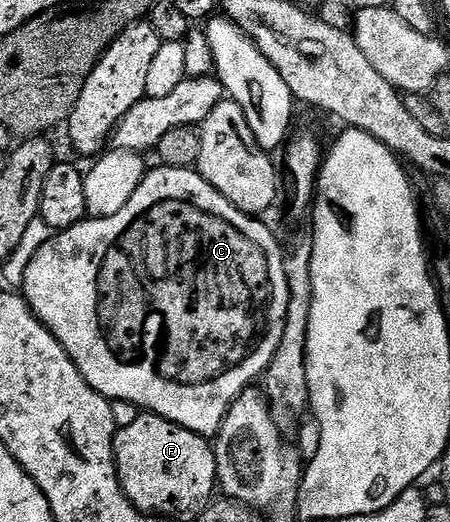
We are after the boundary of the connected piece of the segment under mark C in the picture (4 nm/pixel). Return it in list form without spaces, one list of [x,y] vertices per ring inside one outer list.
[[[160,165],[159,170],[155,168],[148,169],[143,176],[143,182],[137,188],[137,192],[133,192],[133,196],[129,196],[129,204],[125,204],[125,208],[121,208],[121,212],[116,212],[114,216],[105,216],[104,218],[88,217],[86,220],[78,222],[73,228],[58,231],[52,238],[43,245],[41,252],[37,252],[37,256],[33,256],[33,260],[29,263],[29,272],[25,272],[25,280],[23,281],[22,297],[31,308],[32,314],[47,327],[58,342],[63,345],[65,352],[75,362],[75,367],[82,370],[85,380],[95,389],[98,394],[106,394],[111,400],[125,400],[137,404],[144,411],[154,412],[163,418],[168,418],[171,422],[176,422],[178,426],[189,428],[193,432],[204,436],[214,436],[218,434],[221,424],[227,418],[229,408],[233,405],[244,392],[252,389],[256,385],[255,381],[262,379],[267,373],[269,364],[273,360],[273,356],[277,352],[277,344],[281,344],[281,336],[285,332],[285,312],[289,312],[289,280],[285,280],[285,250],[279,247],[279,242],[275,239],[275,234],[269,227],[263,223],[254,214],[246,214],[241,212],[241,208],[237,208],[233,204],[229,204],[229,200],[225,200],[225,196],[221,196],[221,192],[217,192],[213,188],[213,184],[209,184],[201,175],[198,169],[183,169],[181,167],[169,167]]]

